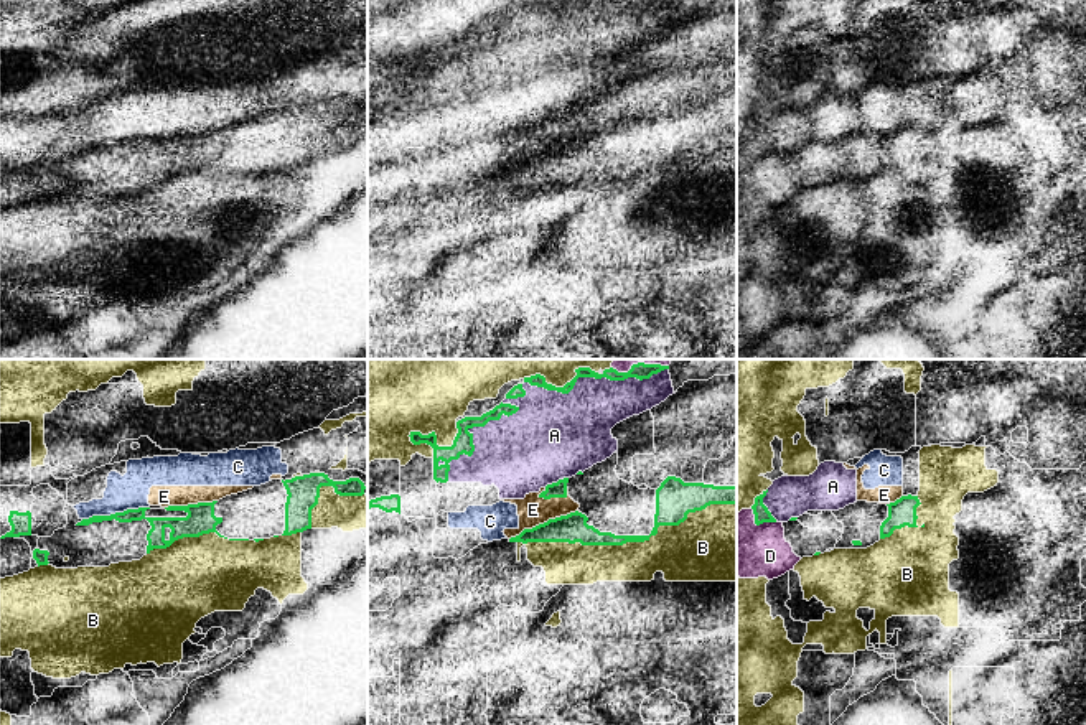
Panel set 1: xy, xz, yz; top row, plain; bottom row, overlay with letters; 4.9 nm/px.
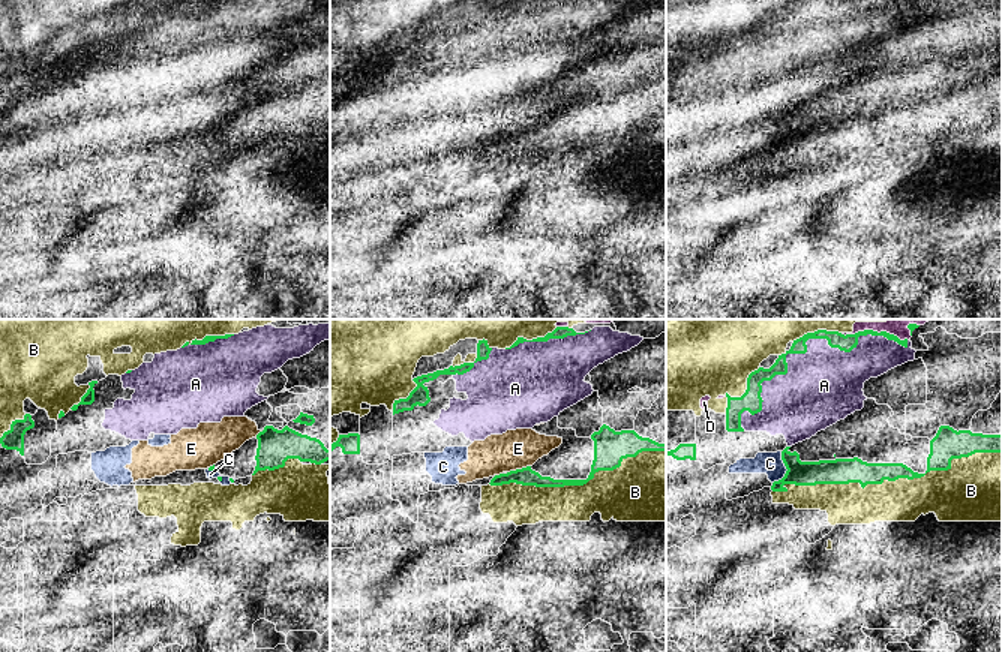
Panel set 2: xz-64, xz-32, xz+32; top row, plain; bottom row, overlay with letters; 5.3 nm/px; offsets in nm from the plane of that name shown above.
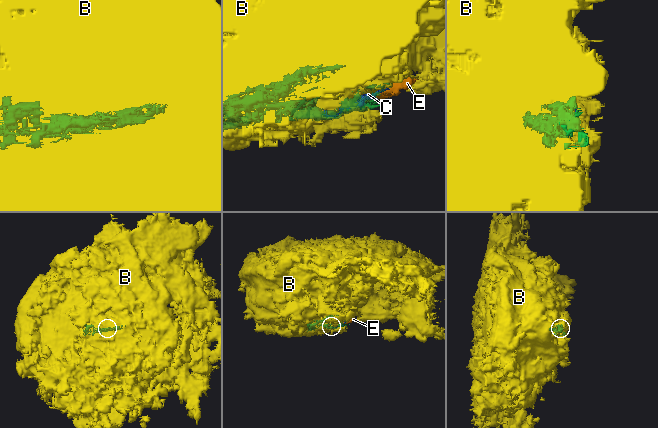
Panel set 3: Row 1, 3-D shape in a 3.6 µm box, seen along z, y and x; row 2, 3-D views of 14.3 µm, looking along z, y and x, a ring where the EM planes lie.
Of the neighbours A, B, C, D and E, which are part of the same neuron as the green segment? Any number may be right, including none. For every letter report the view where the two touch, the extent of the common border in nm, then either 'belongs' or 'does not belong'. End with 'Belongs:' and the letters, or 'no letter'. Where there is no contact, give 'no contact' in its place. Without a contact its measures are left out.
A: meets green in xz; contact 500 nm long; does not belong
B: meets green in xz; contact 1100 nm long; does not belong
C: meets green in xy; contact 320 nm long; does not belong
D: meets green in yz; contact 150 nm long; does not belong
E: meets green in xz; contact 380 nm long; does not belong
Belongs: no letter

